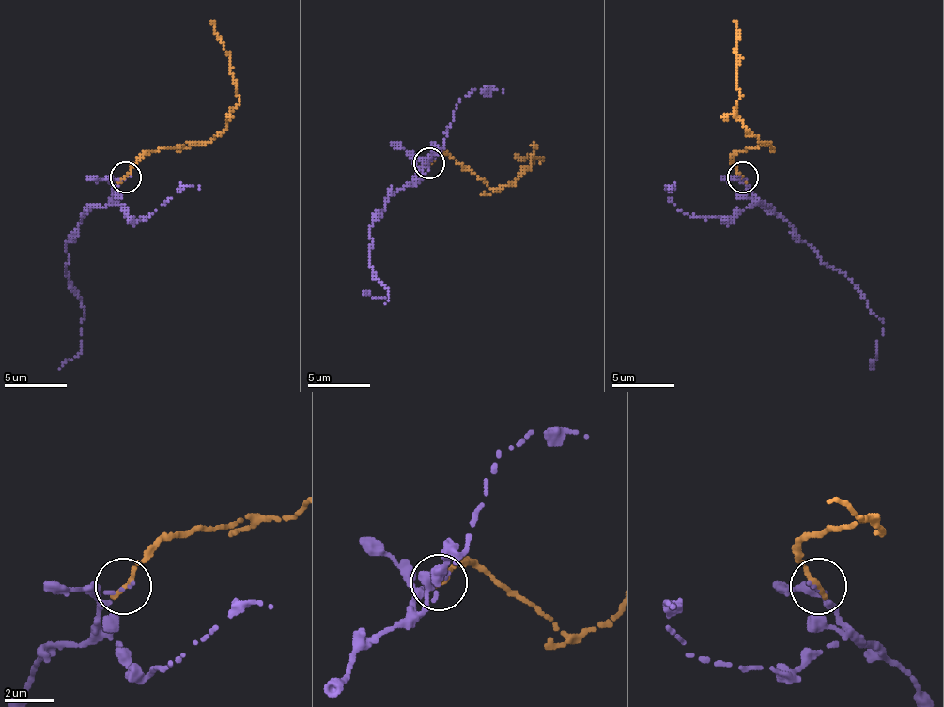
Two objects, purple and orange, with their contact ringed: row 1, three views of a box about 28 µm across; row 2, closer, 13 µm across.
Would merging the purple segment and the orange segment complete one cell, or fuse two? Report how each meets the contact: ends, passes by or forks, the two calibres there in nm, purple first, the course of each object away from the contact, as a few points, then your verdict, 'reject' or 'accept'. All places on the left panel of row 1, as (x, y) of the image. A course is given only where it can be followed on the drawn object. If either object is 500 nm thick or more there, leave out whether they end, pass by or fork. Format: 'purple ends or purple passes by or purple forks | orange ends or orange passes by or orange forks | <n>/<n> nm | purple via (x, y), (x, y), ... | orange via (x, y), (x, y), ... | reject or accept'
purple passes by | orange ends | 110/240 nm | purple via (124, 179), (112, 182), (112, 198), (84, 213), (66, 244), (66, 275), (84, 310), (81, 350), (59, 369) | orange via (124, 176), (143, 158), (187, 142), (208, 142), (226, 127), (230, 111), (239, 96), (230, 55), (211, 21) | accept

